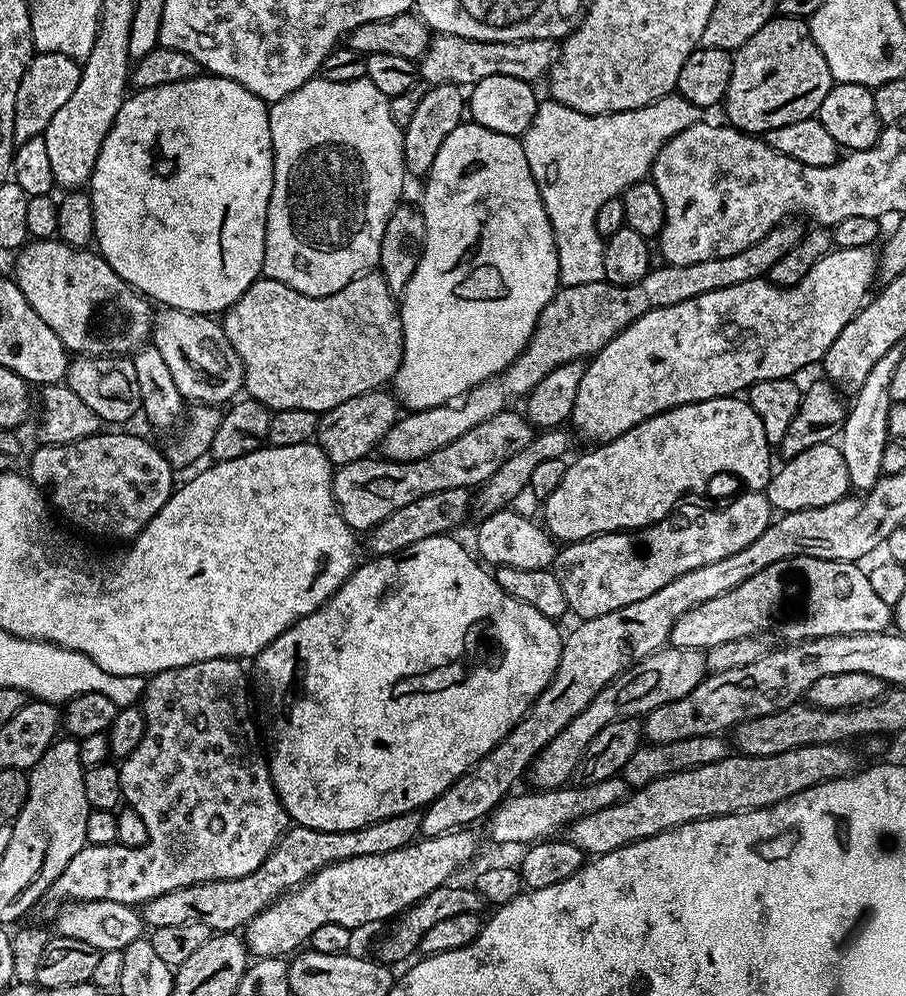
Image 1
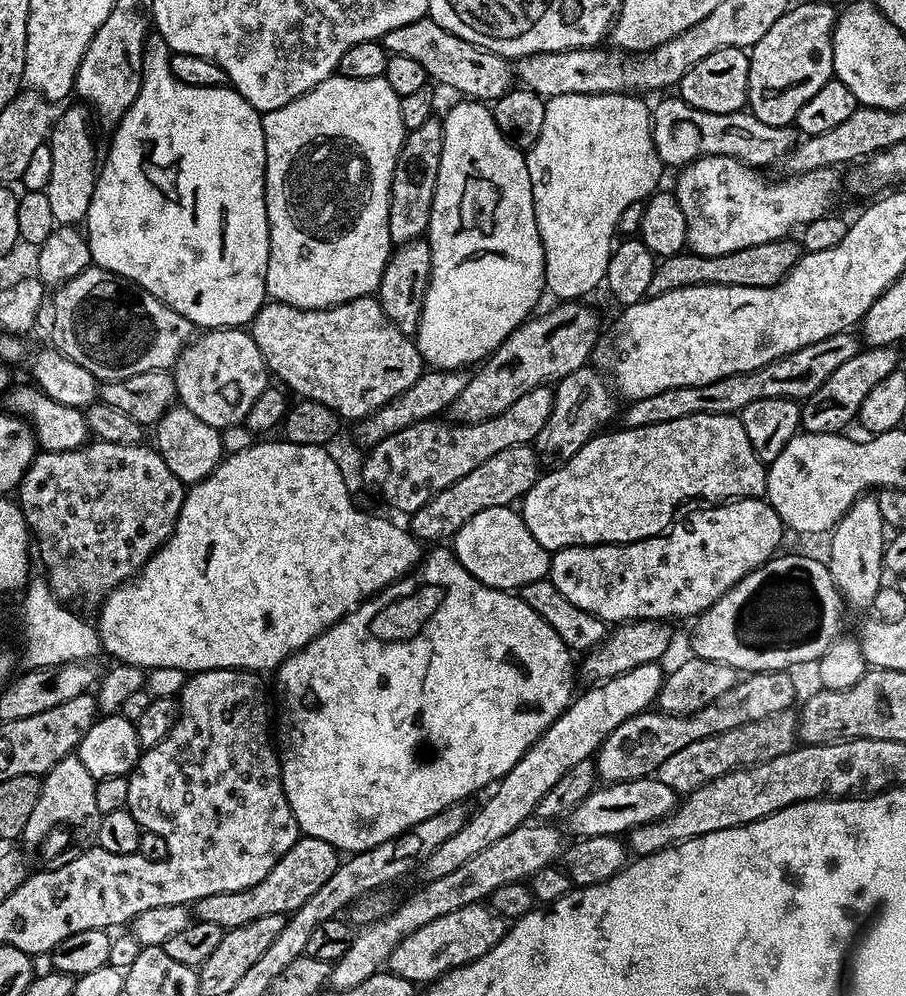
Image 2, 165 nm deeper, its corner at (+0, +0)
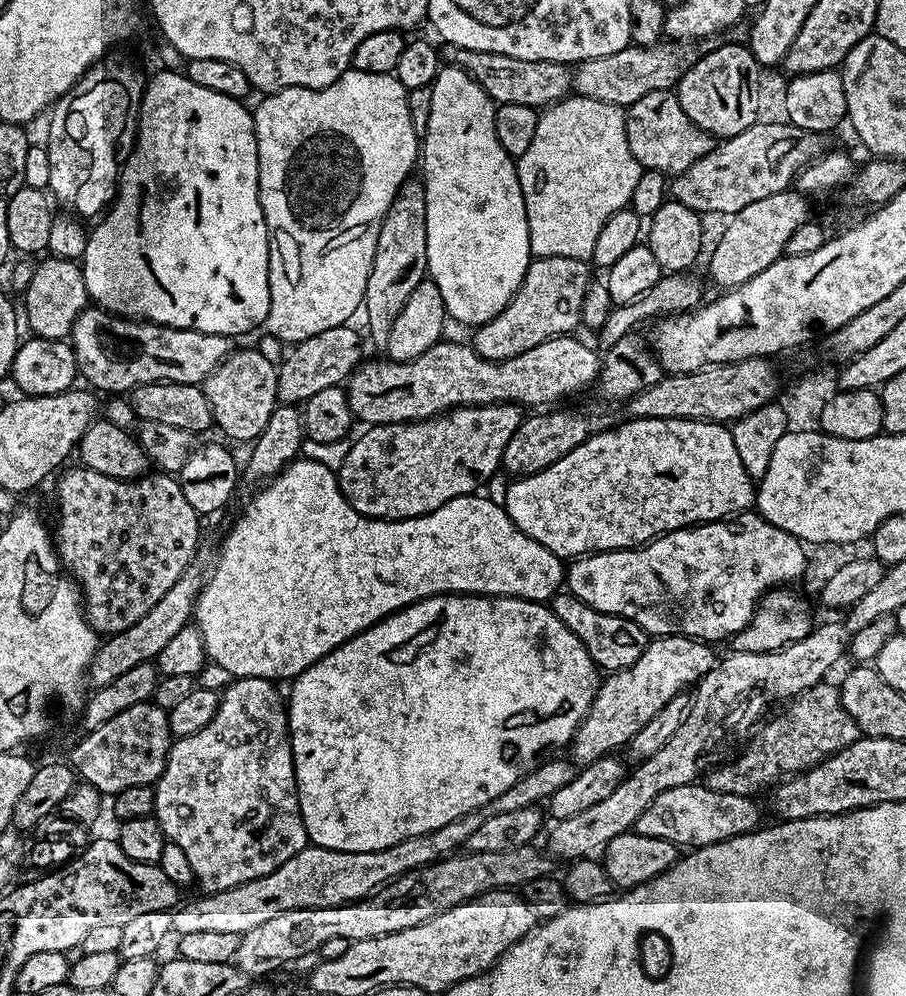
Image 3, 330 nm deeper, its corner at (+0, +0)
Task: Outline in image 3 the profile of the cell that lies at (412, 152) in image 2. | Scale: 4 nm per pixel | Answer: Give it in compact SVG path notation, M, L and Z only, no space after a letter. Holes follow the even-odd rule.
M412 183L404 184L384 216L377 236L372 269L366 282L362 308L365 313L368 311L368 332L372 335L373 342L380 346L387 345L394 318L402 314L406 298L410 298L413 290L425 280L428 271L424 189L419 183Z

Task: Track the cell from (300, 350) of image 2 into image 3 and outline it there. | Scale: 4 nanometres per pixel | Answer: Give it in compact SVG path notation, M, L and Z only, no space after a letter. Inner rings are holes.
M569 334L567 336L556 336L552 340L547 340L546 342L542 342L538 346L534 346L534 350L526 350L526 354L518 354L517 356L515 356L514 358L510 358L509 360L497 360L497 361L484 360L480 356L476 355L475 348L469 346L467 343L464 343L465 344L464 345L464 344L447 344L447 342L441 342L439 344L434 345L434 347L431 348L430 350L426 350L426 354L422 354L421 356L419 356L418 358L414 358L410 362L398 362L397 360L389 360L387 358L381 359L382 360L381 364L379 364L379 362L376 360L370 361L369 364L367 364L367 362L364 362L361 363L358 368L356 368L355 372L353 372L353 374L346 381L346 391L348 393L348 401L350 402L350 410L352 411L353 417L355 417L357 421L365 420L363 423L365 425L371 426L373 424L408 424L409 422L411 422L411 420L429 420L431 416L439 416L441 412L447 412L451 409L458 408L461 406L475 406L477 404L519 404L521 406L527 406L527 404L544 404L540 406L552 406L555 405L552 404L555 402L555 400L560 400L563 398L563 396L568 396L571 394L571 392L576 392L579 390L579 388L586 387L587 384L591 382L591 380L593 383L593 381L595 381L597 377L599 377L600 375L600 366L602 360L601 357L598 355L597 349L595 347L592 347L593 349L587 348L587 346L584 345L582 341L575 340L576 338L577 337L572 334Z

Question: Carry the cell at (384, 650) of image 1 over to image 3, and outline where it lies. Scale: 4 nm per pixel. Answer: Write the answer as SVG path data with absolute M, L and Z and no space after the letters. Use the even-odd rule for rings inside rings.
M449 594L447 596L428 596L409 608L403 608L400 612L394 612L391 616L380 620L372 628L367 628L359 636L341 642L338 646L328 648L319 656L309 662L304 668L299 668L292 676L287 677L288 700L286 696L286 712L290 717L290 755L292 757L292 782L296 786L296 809L300 815L300 825L304 828L305 837L313 845L324 847L326 850L342 851L345 854L362 851L386 850L411 836L424 835L427 832L438 830L480 807L486 806L491 799L503 794L516 782L538 764L547 748L556 748L559 744L567 745L572 736L587 716L590 706L596 697L598 687L598 669L596 663L590 658L586 646L578 642L578 638L552 613L547 603L534 600L519 600L516 596L470 596L467 594Z

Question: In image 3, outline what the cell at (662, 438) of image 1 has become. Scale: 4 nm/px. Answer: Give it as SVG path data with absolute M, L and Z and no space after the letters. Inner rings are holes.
M631 418L617 423L616 427L601 430L589 435L586 442L582 442L570 454L558 458L546 470L538 474L530 474L513 479L513 484L504 492L502 507L516 526L534 542L546 546L555 556L561 558L579 558L594 552L614 552L618 548L639 548L663 536L665 532L673 532L679 528L691 528L694 524L706 524L709 520L723 520L735 513L751 509L756 502L757 485L750 474L746 474L746 466L742 466L742 458L738 454L738 446L734 446L731 431L723 423L711 420L633 420Z

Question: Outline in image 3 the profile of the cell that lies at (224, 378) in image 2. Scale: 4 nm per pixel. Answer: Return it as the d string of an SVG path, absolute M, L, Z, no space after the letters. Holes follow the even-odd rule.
M233 351L217 368L204 379L202 385L206 398L210 402L215 427L221 428L232 440L254 442L266 430L270 414L278 406L278 368L268 356L258 352Z

